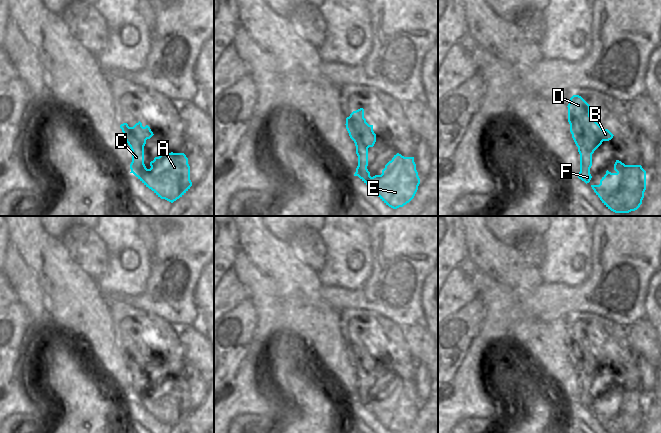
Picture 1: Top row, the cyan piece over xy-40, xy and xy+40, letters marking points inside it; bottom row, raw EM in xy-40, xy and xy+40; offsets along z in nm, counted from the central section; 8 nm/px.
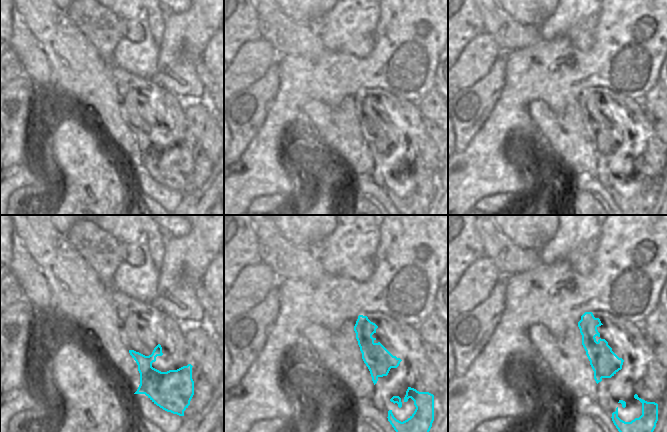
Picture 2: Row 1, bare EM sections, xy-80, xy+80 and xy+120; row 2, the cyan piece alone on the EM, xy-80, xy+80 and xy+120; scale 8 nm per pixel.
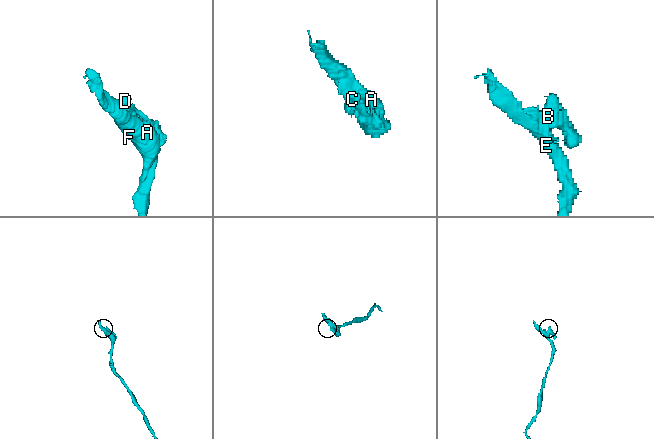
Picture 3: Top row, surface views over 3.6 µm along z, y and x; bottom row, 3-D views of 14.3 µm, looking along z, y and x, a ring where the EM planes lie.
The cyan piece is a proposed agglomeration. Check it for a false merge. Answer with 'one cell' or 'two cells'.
two cells

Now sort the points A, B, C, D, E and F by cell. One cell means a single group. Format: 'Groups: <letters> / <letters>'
Groups: A C E F / B D.

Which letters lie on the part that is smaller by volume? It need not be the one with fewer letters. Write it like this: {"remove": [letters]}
{"remove": ["B", "D"]}

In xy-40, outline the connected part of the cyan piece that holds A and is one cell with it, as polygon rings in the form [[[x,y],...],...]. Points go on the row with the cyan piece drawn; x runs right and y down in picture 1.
[[[141,125],[135,131],[122,129],[122,132],[132,150],[130,173],[146,187],[171,203],[190,189],[190,166],[184,153],[160,153],[159,157],[150,162],[151,168],[147,169],[144,164],[144,146],[146,140],[154,135],[150,127]]]

